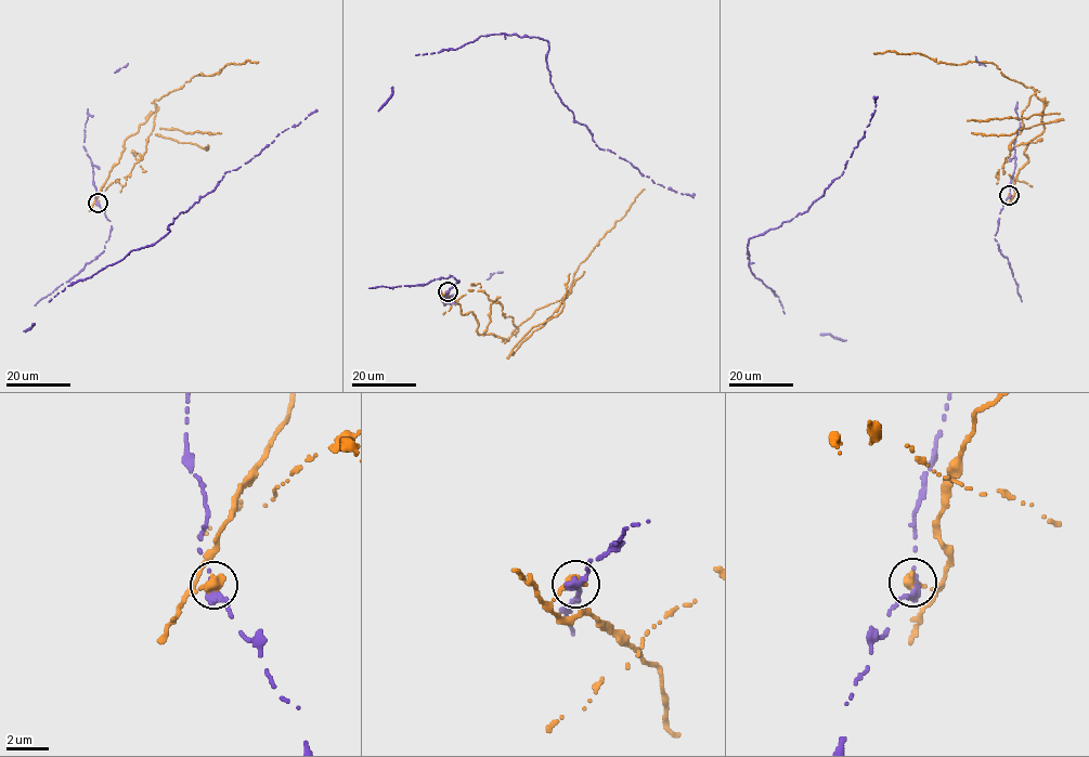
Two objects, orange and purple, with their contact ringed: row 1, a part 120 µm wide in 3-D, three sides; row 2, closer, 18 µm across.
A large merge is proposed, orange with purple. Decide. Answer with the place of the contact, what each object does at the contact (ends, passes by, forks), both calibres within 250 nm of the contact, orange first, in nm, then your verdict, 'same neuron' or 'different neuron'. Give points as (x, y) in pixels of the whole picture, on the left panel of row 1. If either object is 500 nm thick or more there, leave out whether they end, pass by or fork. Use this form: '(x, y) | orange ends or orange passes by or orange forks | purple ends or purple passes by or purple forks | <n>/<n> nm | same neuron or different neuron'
(98, 203) | orange ends | purple ends | 480/440 nm | different neuron

